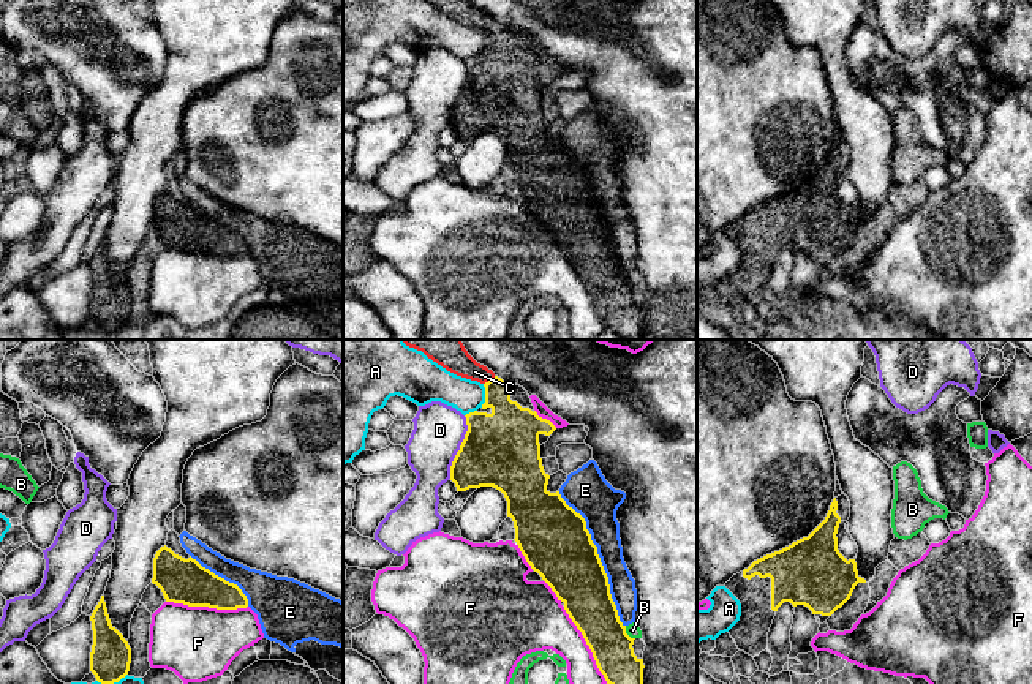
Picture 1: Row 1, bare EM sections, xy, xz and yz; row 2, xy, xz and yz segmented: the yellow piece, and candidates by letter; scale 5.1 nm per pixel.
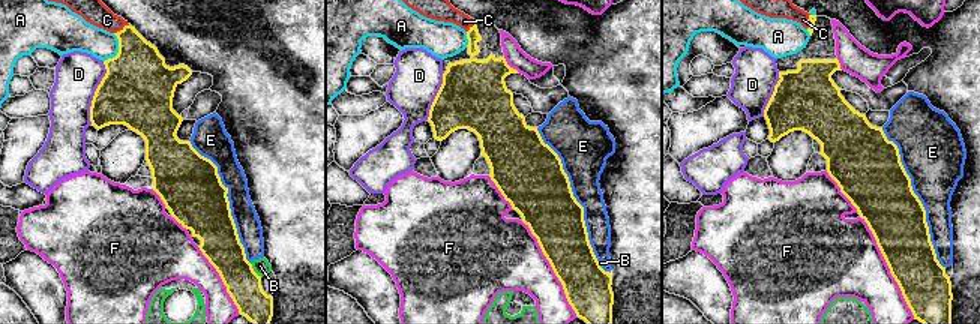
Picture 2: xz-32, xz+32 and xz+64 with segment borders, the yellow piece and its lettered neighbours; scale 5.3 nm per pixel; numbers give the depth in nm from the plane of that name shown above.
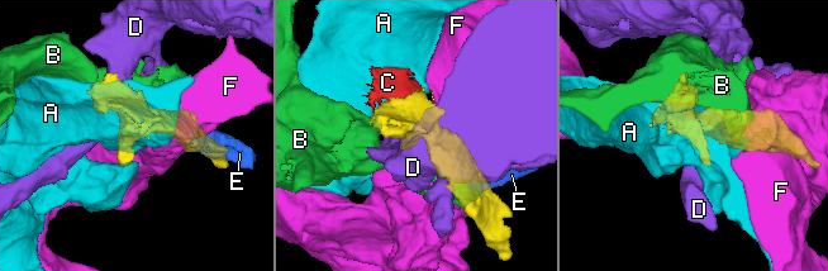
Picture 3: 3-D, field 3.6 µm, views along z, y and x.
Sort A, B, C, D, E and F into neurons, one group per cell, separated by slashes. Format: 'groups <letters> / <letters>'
groups A / B E / C / D / F

